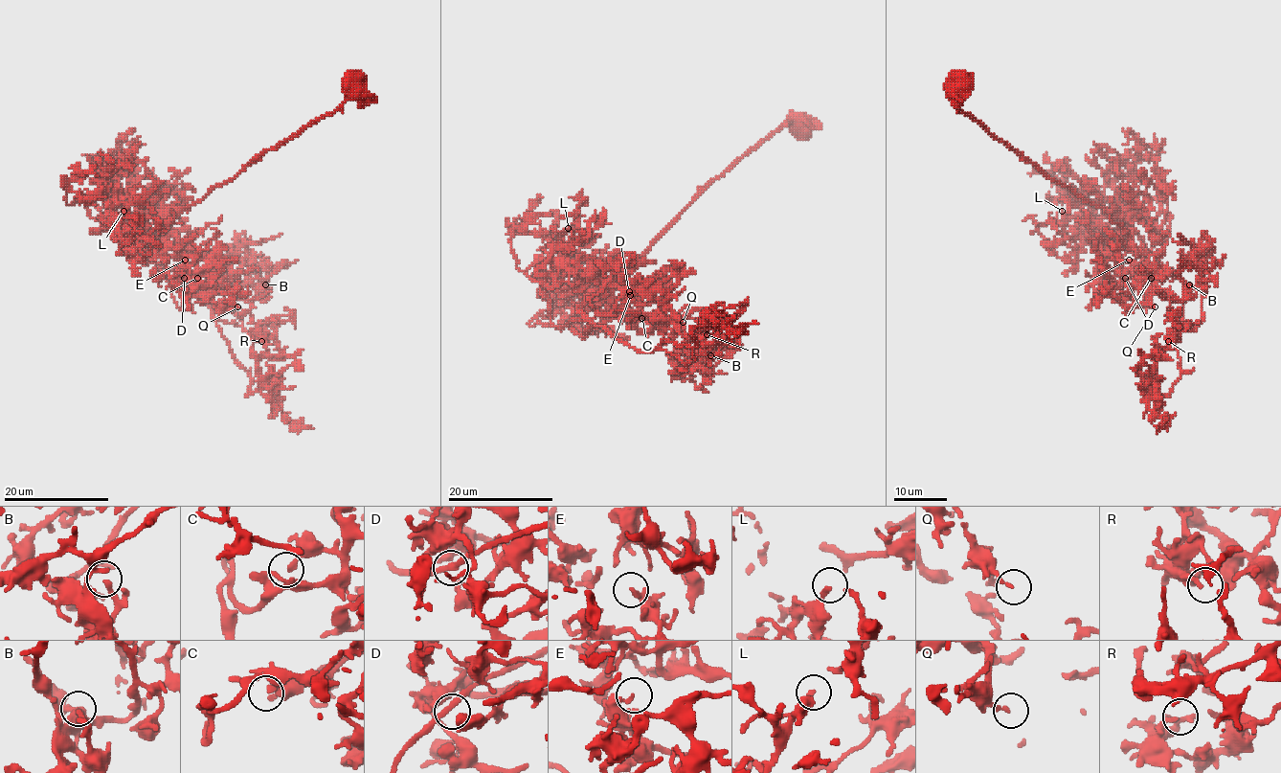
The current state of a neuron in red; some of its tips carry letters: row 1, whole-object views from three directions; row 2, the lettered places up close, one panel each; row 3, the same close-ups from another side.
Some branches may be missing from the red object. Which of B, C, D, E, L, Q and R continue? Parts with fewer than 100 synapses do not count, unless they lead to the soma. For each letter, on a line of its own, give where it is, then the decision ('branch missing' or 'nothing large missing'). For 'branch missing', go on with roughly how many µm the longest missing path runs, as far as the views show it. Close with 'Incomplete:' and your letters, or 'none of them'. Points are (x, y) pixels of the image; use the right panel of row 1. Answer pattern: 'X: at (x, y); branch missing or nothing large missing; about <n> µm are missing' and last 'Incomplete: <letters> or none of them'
B: at (1189, 284); nothing large missing
C: at (1151, 278); nothing large missing
D: at (1125, 278); nothing large missing
E: at (1129, 260); nothing large missing
L: at (1062, 211); nothing large missing
Q: at (1155, 306); nothing large missing
R: at (1168, 341); nothing large missing
Incomplete: none of them

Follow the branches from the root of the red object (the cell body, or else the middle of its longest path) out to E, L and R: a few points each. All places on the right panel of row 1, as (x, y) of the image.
E: (955, 84), (953, 102), (965, 115), (1131, 235), (1133, 249), (1116, 239), (1119, 267), (1134, 270), (1129, 260)
L: (955, 84), (965, 115), (1127, 222), (1152, 253), (1169, 225), (1156, 199), (1108, 225), (1062, 211)
R: (955, 84), (953, 102), (965, 115), (1127, 222), (1179, 277), (1182, 319), (1196, 328), (1176, 325), (1168, 341)

